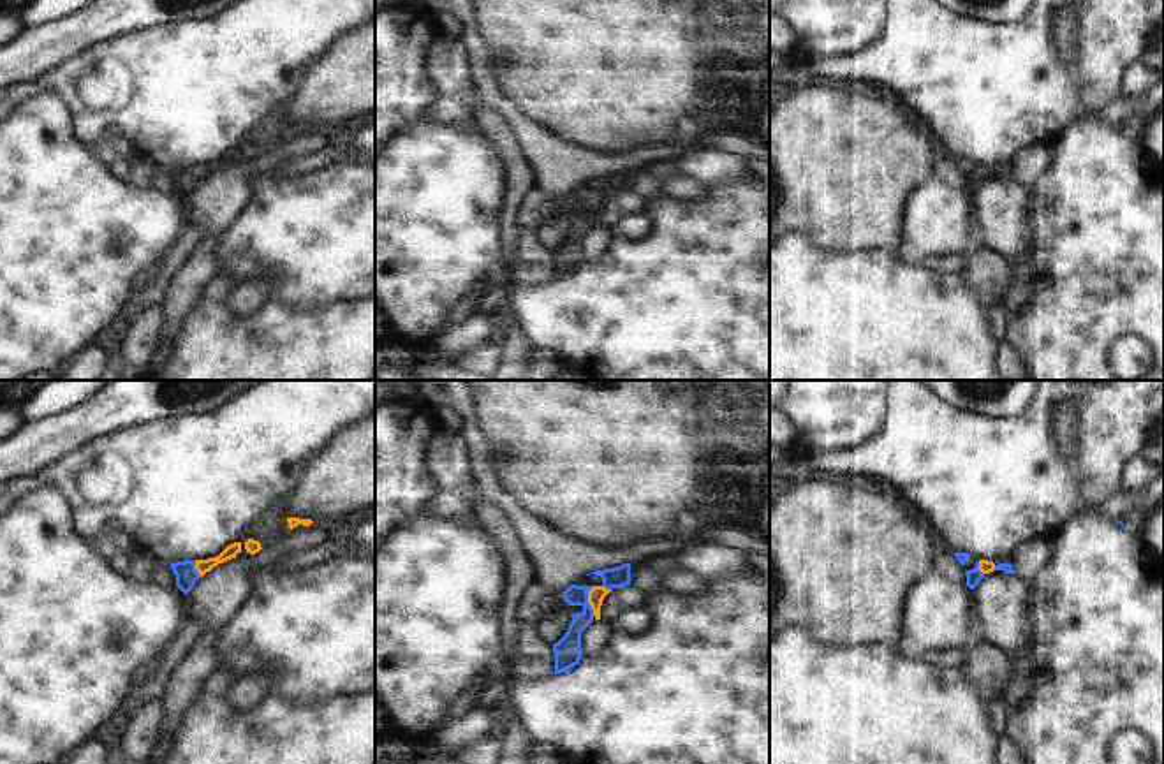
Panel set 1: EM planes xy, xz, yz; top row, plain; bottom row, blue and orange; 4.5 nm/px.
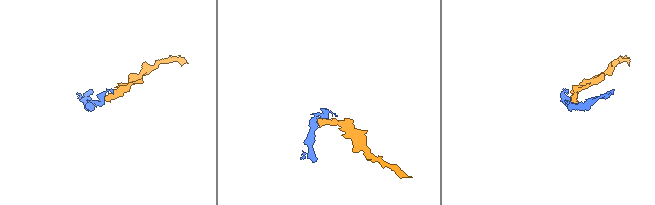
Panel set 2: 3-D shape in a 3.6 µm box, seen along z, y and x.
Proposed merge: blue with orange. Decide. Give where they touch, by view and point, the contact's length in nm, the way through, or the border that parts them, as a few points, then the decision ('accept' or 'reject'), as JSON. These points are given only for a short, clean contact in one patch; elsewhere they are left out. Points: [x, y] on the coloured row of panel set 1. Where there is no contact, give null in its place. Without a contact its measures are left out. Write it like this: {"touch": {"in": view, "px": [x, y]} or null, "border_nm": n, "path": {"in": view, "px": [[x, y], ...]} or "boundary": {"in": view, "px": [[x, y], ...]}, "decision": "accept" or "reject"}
{"touch": {"in": "xz", "px": [587, 601]}, "border_nm": 140, "path": {"in": "xz", "px": [[567, 652], [587, 601], [596, 595]]}, "decision": "accept"}

